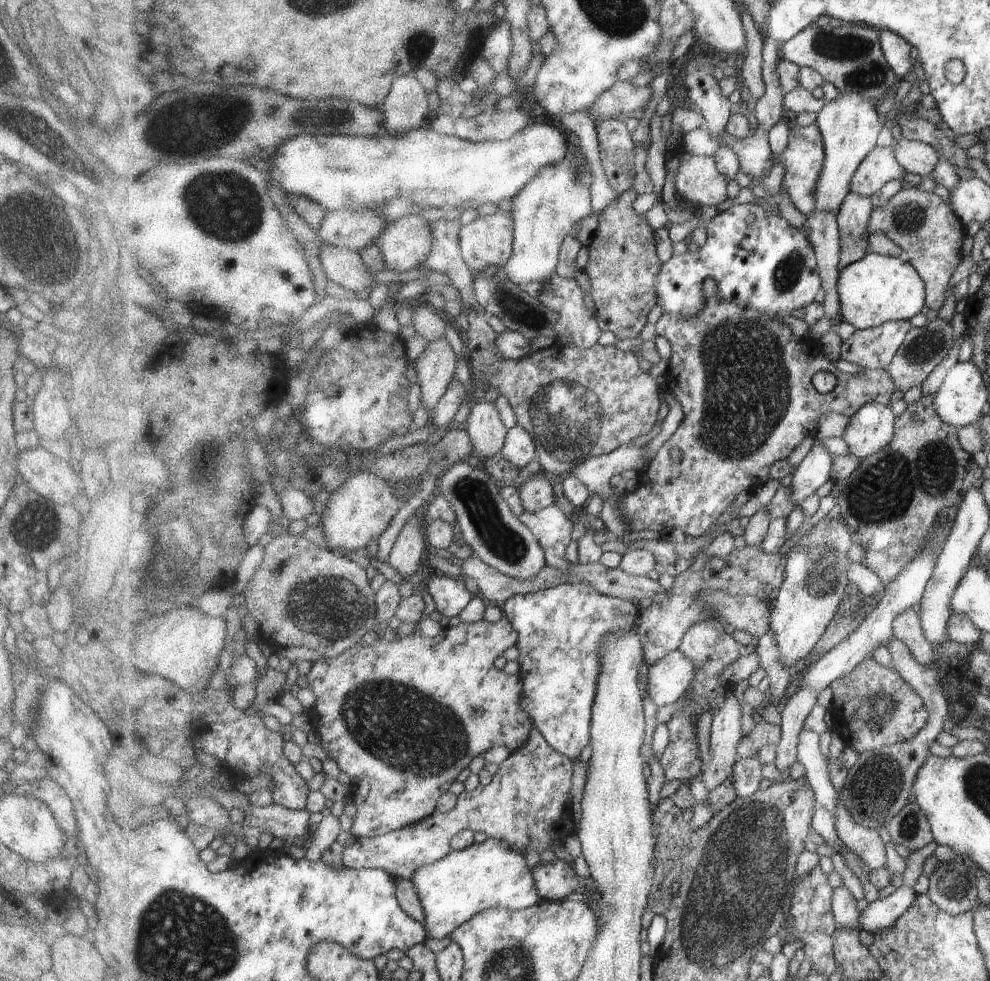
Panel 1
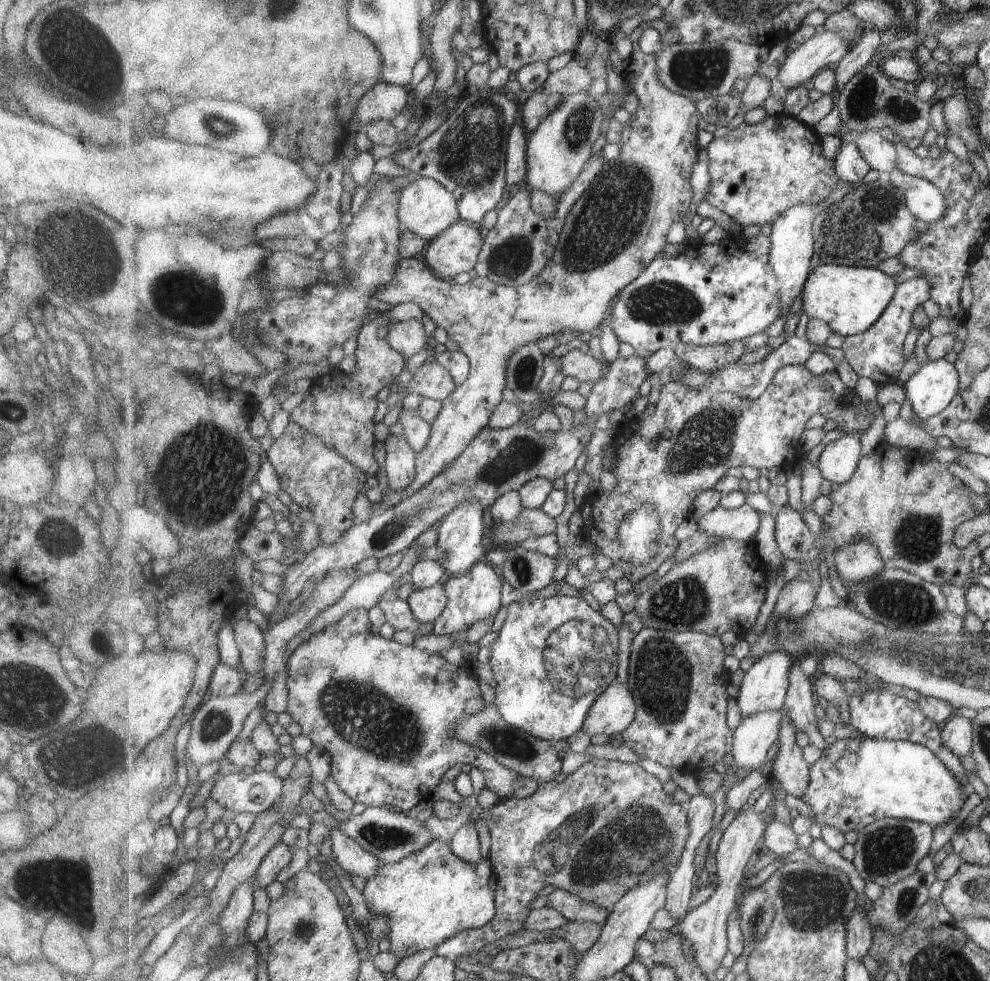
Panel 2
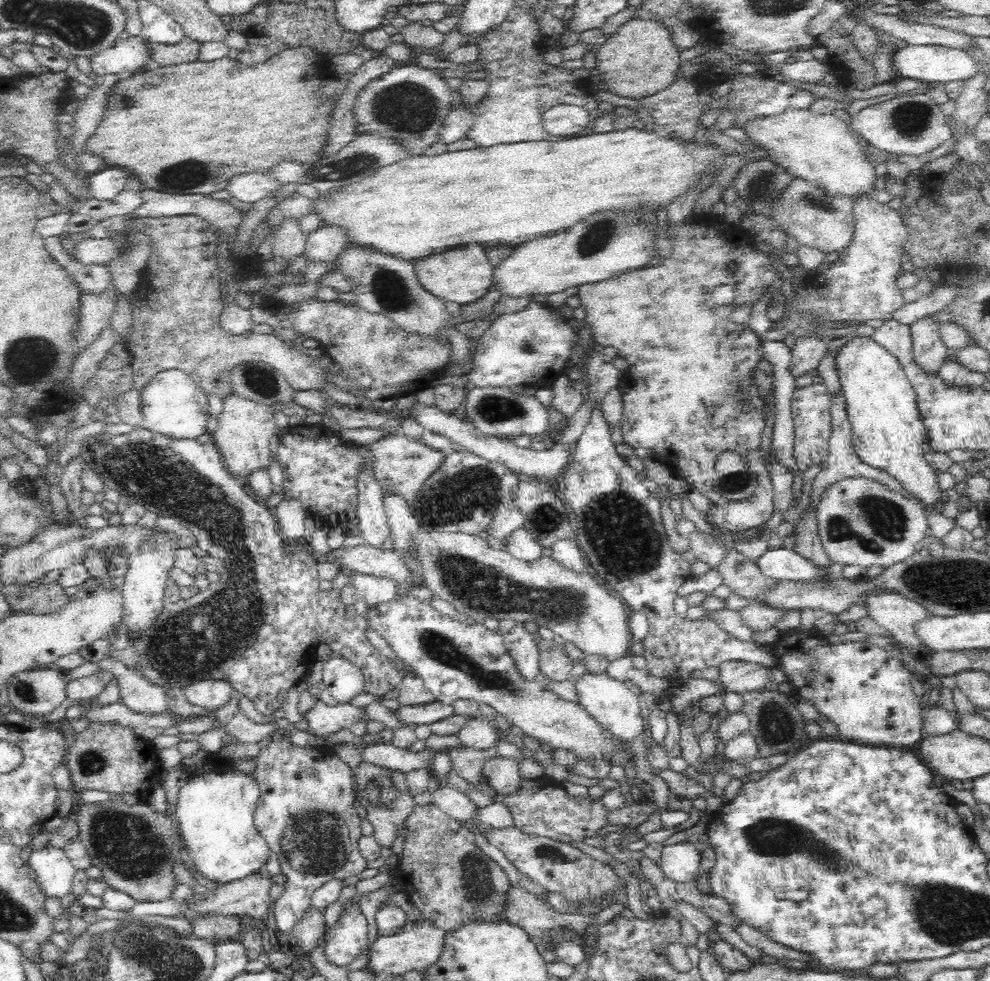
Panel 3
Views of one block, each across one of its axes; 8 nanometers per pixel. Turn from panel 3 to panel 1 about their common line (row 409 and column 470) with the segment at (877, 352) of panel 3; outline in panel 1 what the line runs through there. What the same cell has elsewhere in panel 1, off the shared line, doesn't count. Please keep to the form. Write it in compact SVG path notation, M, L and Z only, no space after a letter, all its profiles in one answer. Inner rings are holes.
M489 837L471 848L451 850L435 864L419 868L411 880L424 908L427 936L433 940L449 937L462 924L489 908L523 910L542 900L527 858L505 841Z

